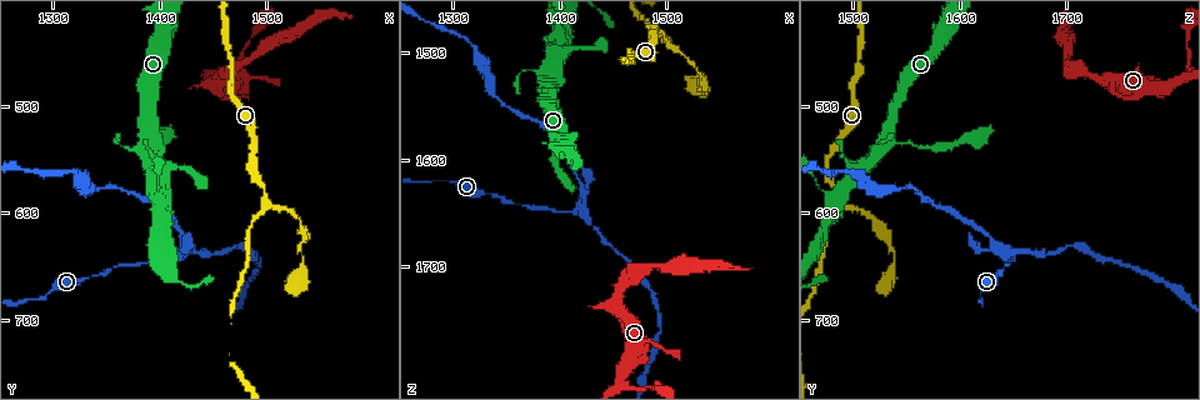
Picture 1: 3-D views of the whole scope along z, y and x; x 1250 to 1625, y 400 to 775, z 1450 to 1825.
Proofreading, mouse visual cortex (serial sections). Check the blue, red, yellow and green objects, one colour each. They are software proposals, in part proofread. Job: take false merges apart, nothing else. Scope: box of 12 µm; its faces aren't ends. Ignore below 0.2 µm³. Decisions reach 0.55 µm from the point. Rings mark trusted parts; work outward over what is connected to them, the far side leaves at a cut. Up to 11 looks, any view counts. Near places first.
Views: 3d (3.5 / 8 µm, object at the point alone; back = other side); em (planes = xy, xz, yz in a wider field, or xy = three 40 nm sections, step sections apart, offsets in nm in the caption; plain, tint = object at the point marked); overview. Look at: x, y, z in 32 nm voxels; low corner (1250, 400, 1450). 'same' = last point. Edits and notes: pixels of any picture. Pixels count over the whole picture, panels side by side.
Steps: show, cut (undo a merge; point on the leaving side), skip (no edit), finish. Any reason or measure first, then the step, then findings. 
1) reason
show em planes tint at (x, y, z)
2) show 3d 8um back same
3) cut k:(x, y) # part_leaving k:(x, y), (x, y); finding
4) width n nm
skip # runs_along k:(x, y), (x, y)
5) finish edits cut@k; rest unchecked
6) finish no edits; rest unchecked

thin arm on a thick one
show 3d 3.5um at (1454, 476, 1804)

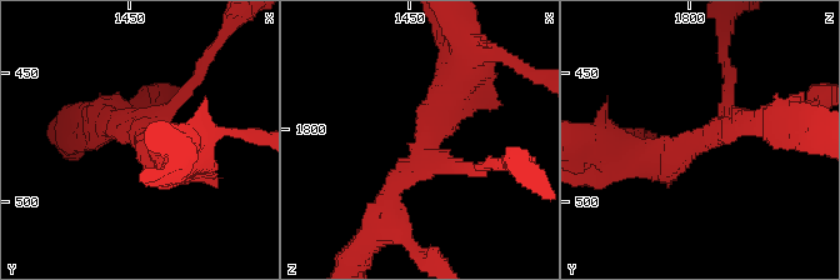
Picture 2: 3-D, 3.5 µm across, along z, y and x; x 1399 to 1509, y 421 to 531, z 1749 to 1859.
arms 3; arm_widths 150, 250, 450 nm; shape alone is not enough
show em planes tint at (1455, 475, 1805)

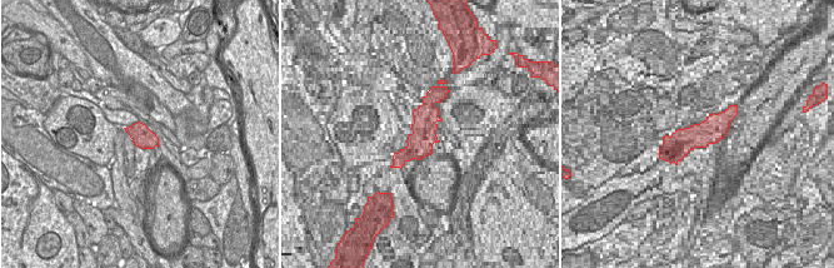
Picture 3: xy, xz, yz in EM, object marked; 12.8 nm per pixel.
width 280 nm
skip # runs_along 2:(634, 158), (706, 139), (729, 81); one cell here

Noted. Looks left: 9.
a narrow waist
show 3d 3.5um at (1458, 466, 1718)

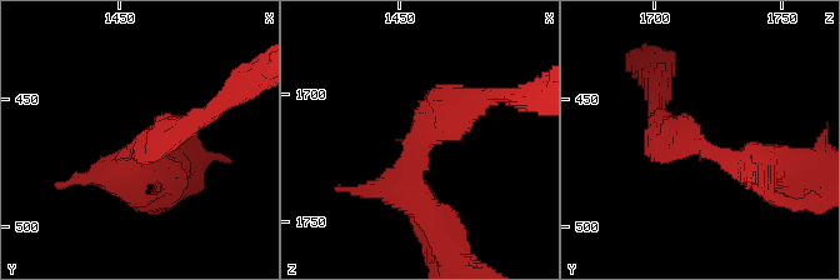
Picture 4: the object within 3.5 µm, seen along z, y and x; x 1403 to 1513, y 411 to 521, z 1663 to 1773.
arm_widths 350, 450 nm
show em xy step 5 tint at (1458, 468, 1718)

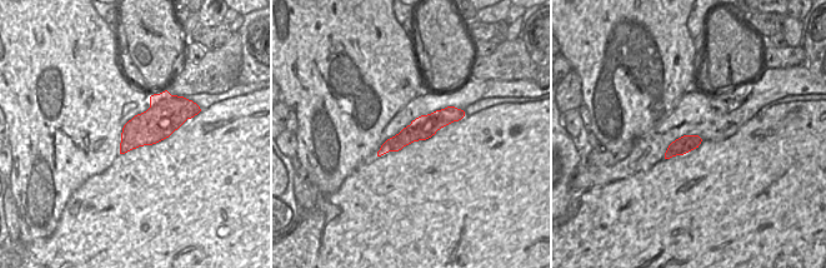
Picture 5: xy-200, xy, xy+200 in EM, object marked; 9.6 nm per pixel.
skip # runs_along 4:(426, 210), (415, 143), (484, 101); all the same cell

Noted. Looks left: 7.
sharp bend
show 3d 8um at (1418, 642, 1646)

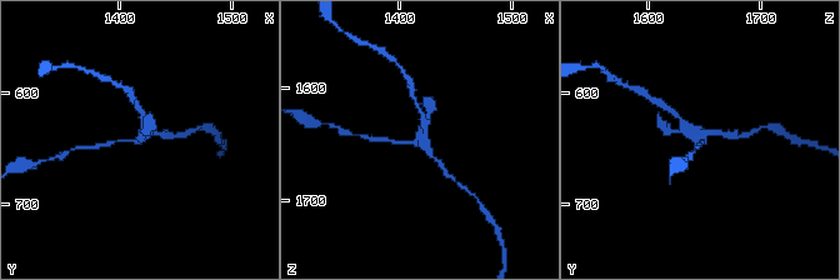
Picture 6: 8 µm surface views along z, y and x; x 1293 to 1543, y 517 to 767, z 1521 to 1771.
show 3d 3.5um at (1418, 640, 1646)

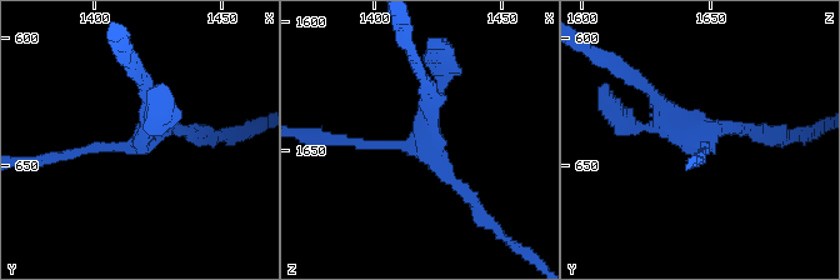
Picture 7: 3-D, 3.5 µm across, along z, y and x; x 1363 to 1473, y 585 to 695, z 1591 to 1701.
arms 3; arm_widths 150, 150, 250 nm; now the EM
show em xy step 3 tint at (1418, 642, 1648)

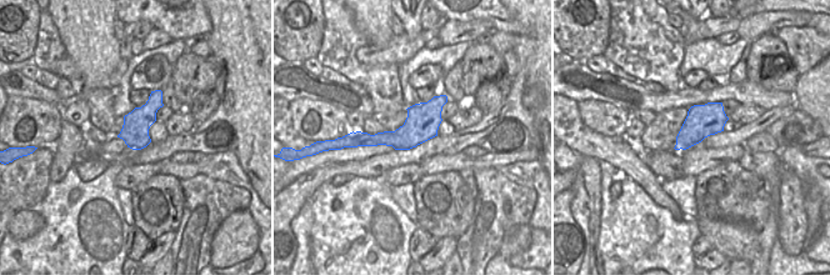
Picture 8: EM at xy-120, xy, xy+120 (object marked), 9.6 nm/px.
skip # runs_along 7:(56, 156), (138, 145), (149, 88); one cell here

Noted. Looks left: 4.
three-way junction
show 3d 8um at (1400, 582, 1478)

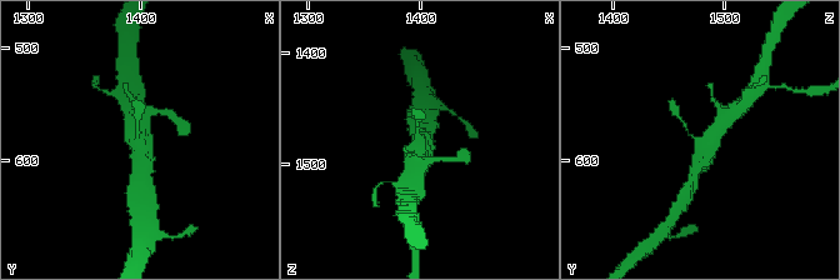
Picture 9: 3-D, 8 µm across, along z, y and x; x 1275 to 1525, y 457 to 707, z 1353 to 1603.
closer look
show 3d 3.5um at (1398, 584, 1474)

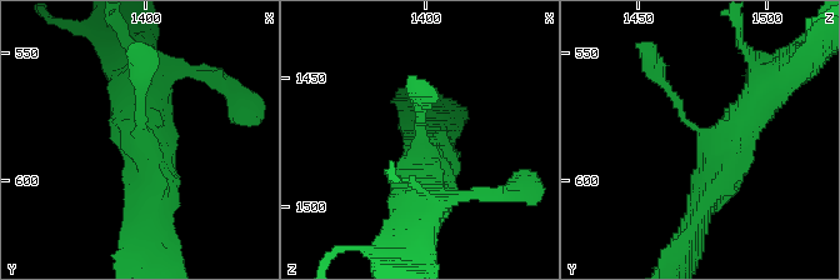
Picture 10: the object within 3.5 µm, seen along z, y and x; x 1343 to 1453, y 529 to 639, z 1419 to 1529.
shape alone is not enough
show em planes tint at (1399, 583, 1477)

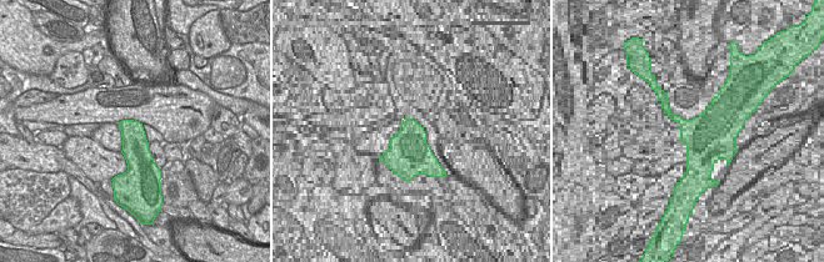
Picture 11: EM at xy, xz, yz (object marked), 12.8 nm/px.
skip # runs_along 10:(786, 74), (729, 139), (700, 211); one cell here

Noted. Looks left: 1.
finish no edits; rest unchecked

